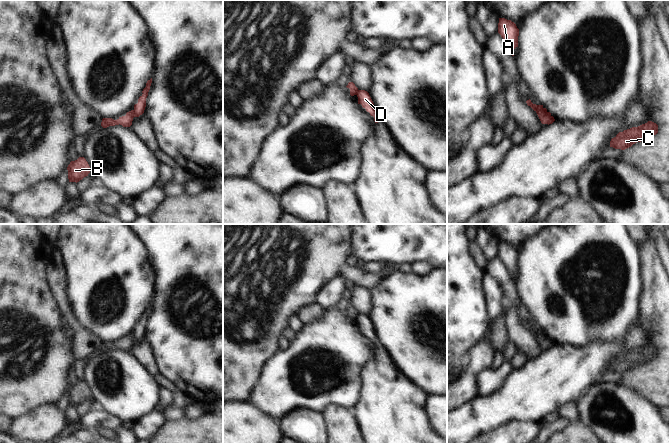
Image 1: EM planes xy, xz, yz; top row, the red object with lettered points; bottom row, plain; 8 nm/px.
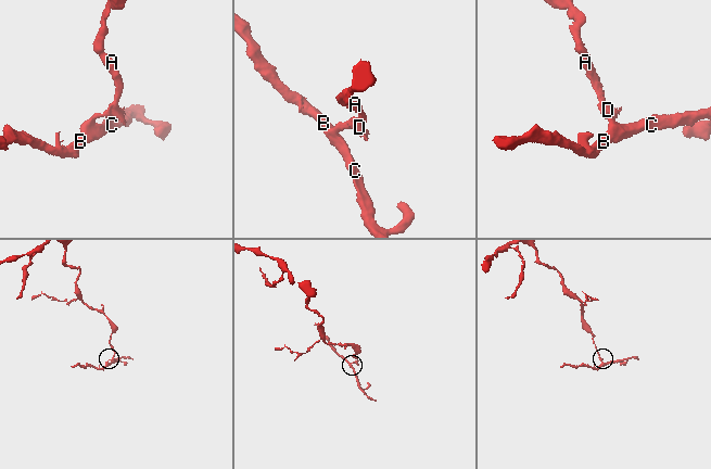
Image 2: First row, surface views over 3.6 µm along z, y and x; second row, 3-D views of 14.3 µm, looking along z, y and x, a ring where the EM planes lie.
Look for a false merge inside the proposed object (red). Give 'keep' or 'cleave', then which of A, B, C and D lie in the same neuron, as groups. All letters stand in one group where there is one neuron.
cleave; groups A D / B C

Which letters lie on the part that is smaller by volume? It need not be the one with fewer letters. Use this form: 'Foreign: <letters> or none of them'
Foreign: B, C

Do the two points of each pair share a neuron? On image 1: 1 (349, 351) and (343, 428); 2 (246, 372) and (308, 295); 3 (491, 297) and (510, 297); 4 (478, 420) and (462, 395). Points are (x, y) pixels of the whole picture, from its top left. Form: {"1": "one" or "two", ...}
{"1": "two", "2": "one", "3": "two", "4": "two"}

